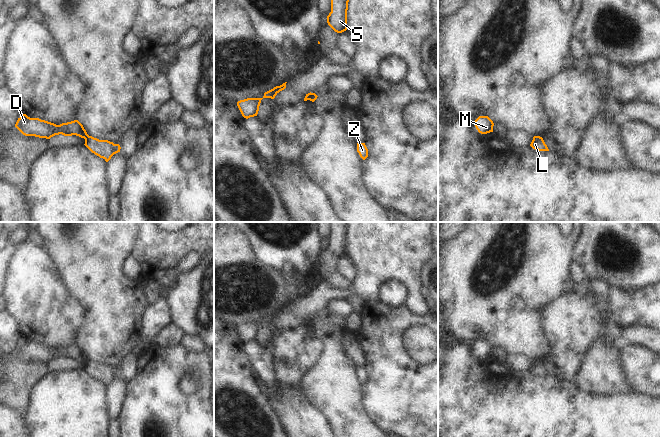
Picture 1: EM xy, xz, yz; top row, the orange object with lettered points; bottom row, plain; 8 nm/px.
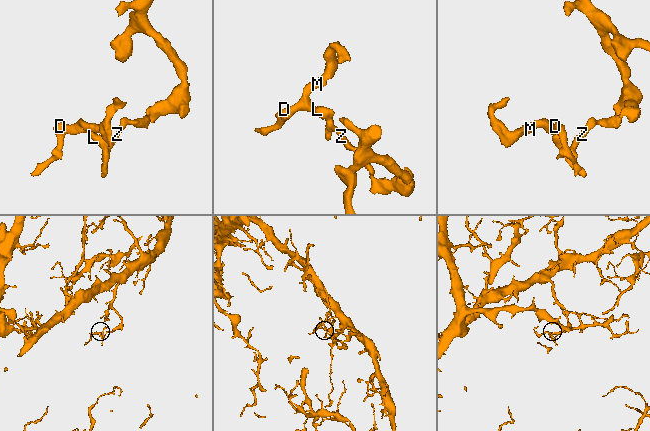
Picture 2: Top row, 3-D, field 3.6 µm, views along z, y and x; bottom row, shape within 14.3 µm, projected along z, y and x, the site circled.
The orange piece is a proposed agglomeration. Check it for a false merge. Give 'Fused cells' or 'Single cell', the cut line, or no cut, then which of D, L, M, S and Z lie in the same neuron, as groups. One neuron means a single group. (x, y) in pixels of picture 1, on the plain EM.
Fused cells. Split along xy (89, 360), (85, 363). Groups: D M S / L Z

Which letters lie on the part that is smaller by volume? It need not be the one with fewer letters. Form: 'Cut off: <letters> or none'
Cut off: D, M, S

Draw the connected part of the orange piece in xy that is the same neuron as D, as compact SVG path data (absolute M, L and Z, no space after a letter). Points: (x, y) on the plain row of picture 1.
M23 338L18 342L15 351L25 360L46 363L59 358L64 360L76 359L84 363L89 361L83 349L78 344L56 349L39 342L30 342L26 338Z

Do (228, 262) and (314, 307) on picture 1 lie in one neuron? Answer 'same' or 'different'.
different

